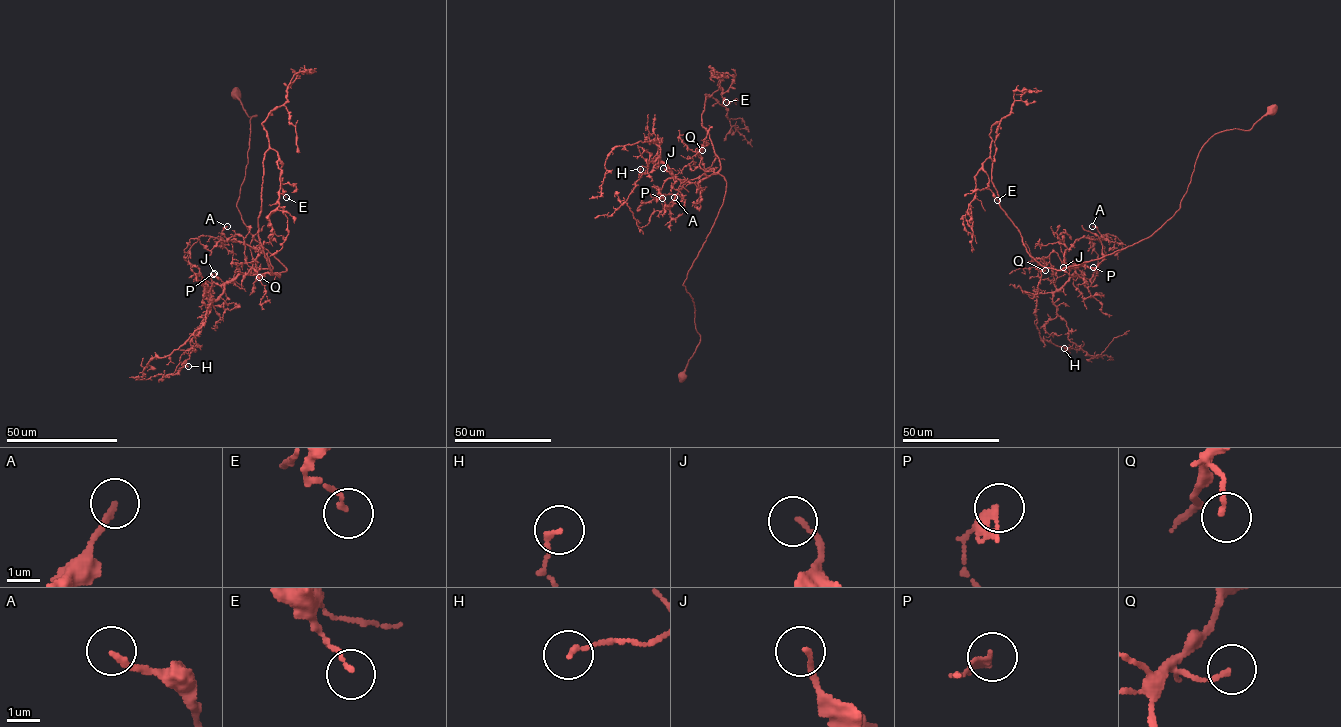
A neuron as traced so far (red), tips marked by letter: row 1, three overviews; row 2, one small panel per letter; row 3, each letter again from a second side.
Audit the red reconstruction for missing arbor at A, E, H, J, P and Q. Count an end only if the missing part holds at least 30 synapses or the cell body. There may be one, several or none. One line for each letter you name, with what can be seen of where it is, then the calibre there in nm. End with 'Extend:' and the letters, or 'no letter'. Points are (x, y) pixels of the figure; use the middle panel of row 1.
A: at (674, 197); 170 nm thick
Extend: A

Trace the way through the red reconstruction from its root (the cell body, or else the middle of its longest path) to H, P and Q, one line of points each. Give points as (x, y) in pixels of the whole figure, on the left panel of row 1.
H: (236, 93), (247, 114), (256, 115), (236, 206), (286, 270), (228, 281), (197, 329), (188, 366)
P: (236, 93), (247, 114), (256, 115), (236, 206), (286, 270), (239, 274), (211, 287), (213, 274)
Q: (236, 93), (256, 115), (236, 206), (286, 268), (258, 268), (257, 256), (259, 277)

